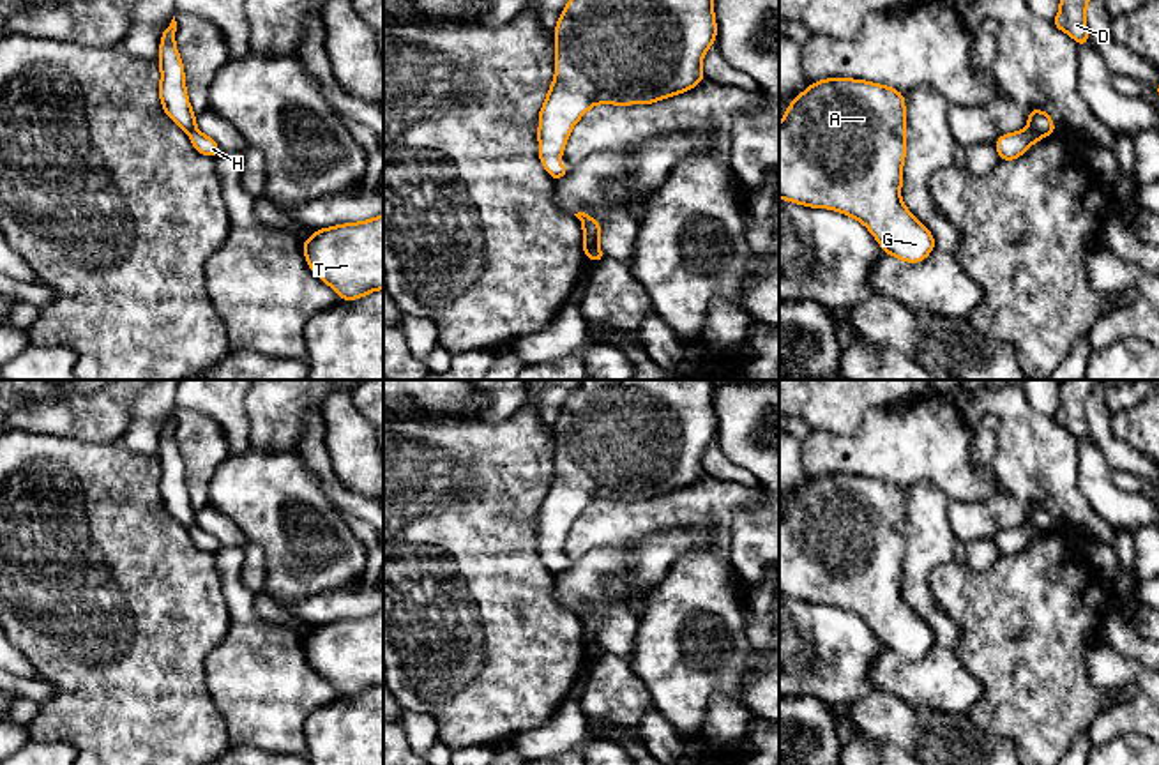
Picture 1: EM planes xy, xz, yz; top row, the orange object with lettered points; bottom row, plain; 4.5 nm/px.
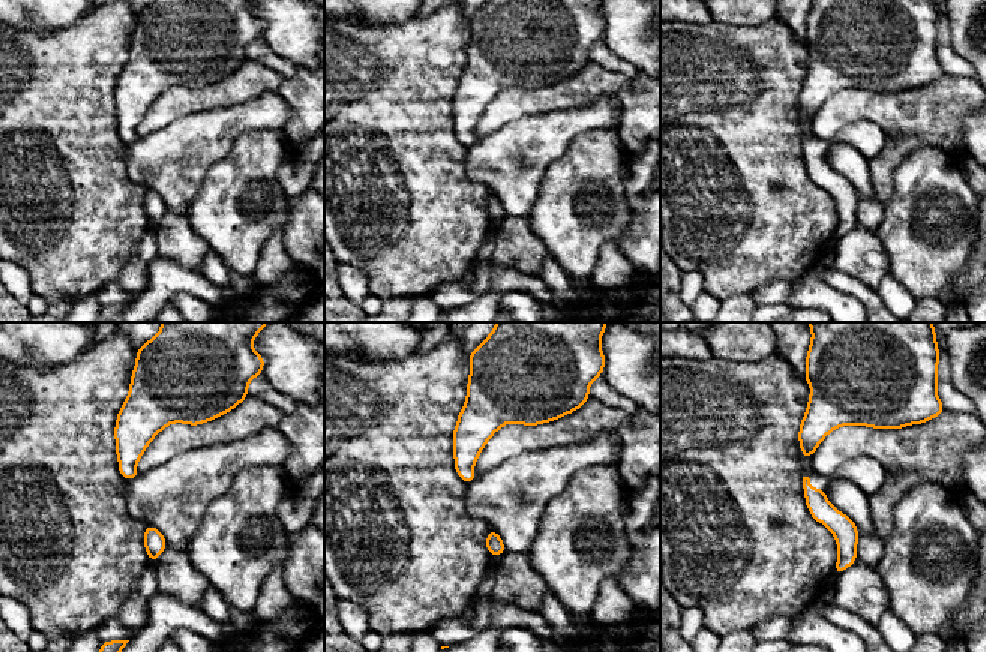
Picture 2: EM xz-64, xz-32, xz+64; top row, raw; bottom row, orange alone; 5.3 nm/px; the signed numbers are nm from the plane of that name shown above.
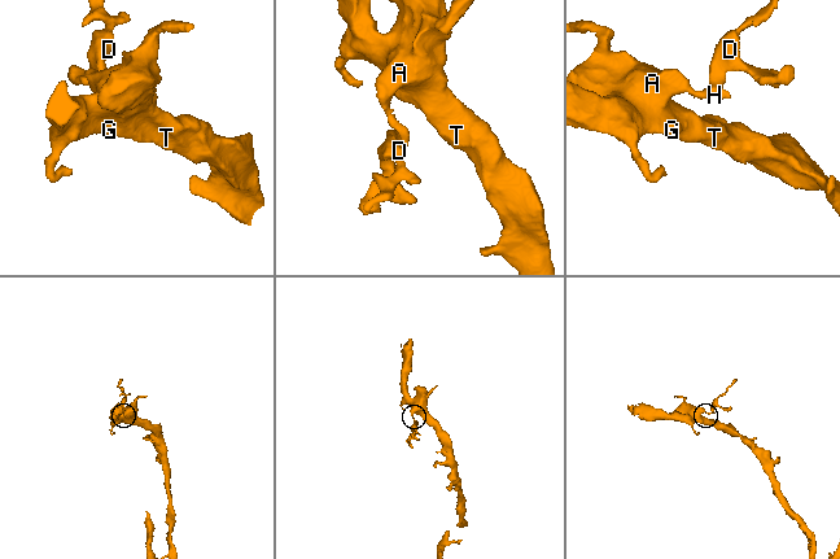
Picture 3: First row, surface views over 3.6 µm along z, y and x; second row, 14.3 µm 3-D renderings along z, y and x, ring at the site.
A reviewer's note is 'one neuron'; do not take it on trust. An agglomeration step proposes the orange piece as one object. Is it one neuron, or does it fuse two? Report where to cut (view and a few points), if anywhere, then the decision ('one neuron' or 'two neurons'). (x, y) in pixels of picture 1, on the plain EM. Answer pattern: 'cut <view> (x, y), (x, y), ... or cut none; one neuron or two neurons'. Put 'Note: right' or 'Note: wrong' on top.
Note: wrong
cut yz (1029, 523), (1043, 532); two neurons

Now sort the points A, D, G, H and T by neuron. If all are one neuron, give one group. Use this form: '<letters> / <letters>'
A G H T / D

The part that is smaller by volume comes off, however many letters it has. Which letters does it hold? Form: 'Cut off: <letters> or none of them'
Cut off: D

